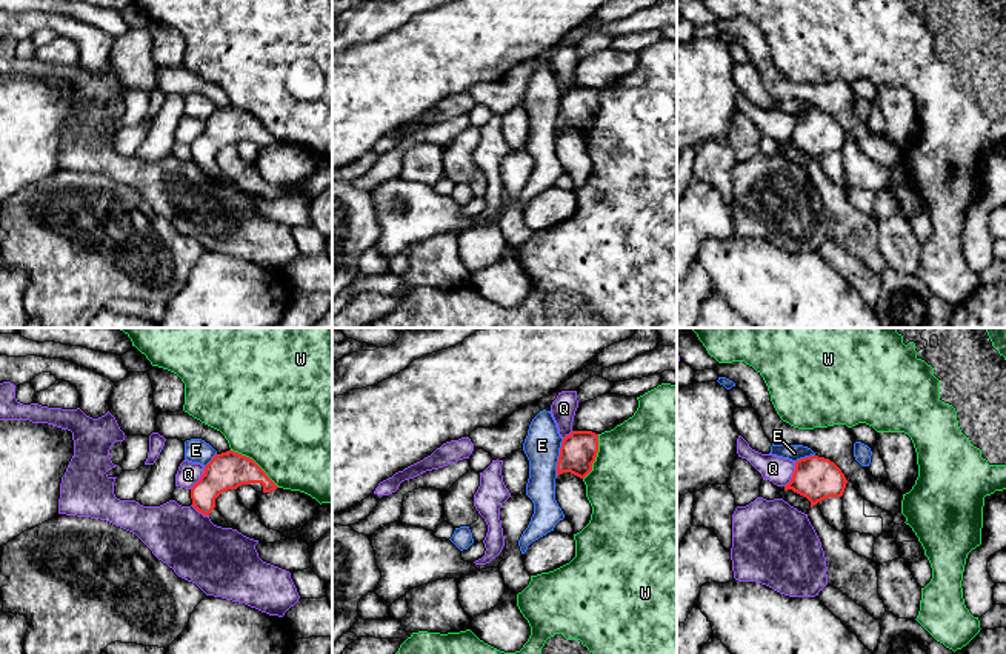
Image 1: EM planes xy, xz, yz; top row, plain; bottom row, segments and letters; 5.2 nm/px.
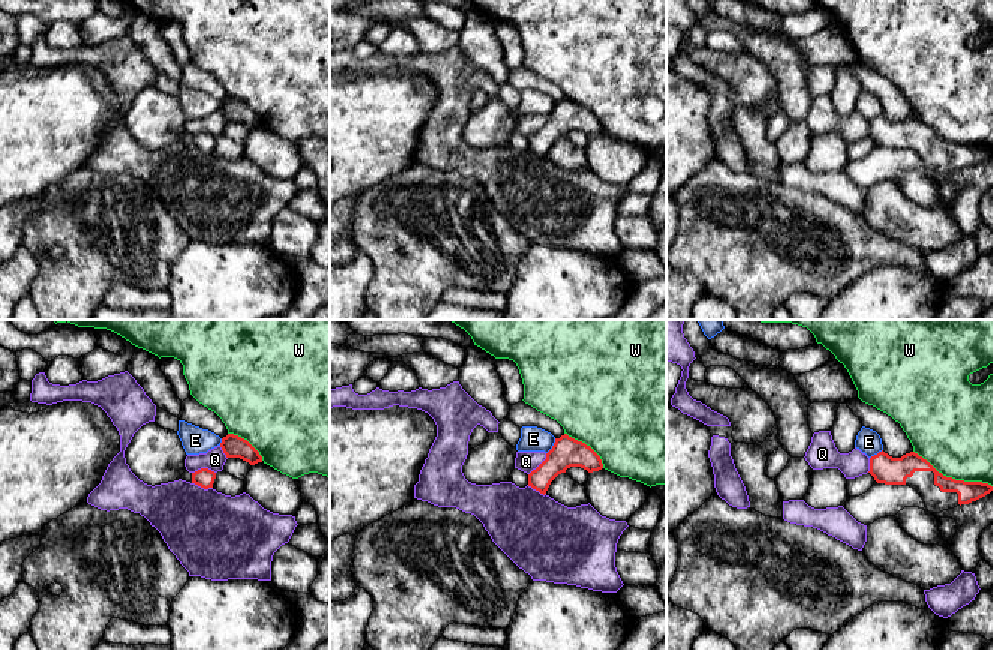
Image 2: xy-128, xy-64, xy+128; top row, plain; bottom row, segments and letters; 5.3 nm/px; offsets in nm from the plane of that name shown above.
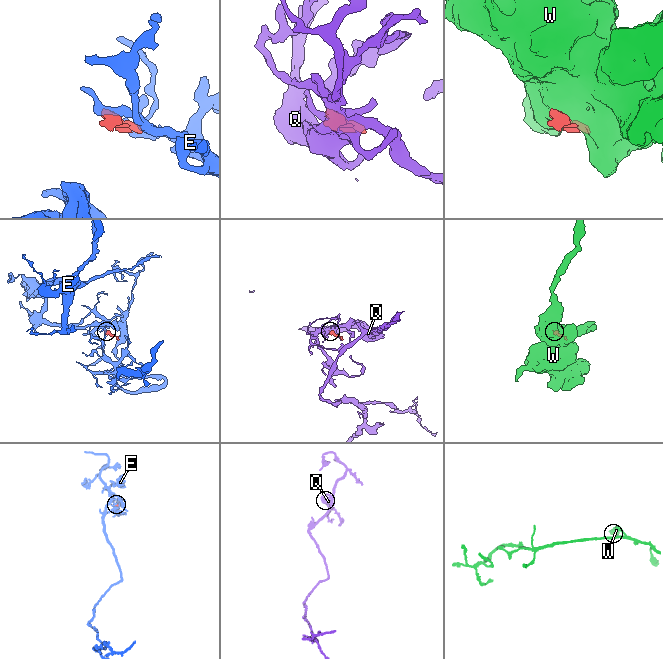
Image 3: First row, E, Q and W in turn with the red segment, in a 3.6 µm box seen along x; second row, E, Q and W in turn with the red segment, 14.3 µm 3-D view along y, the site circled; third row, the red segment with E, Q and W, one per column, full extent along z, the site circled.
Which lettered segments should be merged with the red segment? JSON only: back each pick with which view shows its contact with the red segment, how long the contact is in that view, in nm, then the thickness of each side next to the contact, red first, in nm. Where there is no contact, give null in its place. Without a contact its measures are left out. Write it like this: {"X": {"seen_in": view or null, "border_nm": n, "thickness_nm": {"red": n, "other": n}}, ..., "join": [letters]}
{"join": []}

